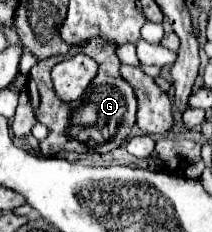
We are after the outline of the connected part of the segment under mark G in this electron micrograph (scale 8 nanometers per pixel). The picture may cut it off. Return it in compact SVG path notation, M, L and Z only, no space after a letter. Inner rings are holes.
M99 36L89 40L87 46L73 47L66 56L53 56L49 60L37 62L31 68L29 78L37 86L39 98L41 98L39 108L37 108L37 120L49 128L47 138L39 142L43 156L55 156L61 152L99 152L99 154L105 154L105 152L119 148L127 140L127 136L135 124L137 96L135 96L131 84L121 76L119 68L121 68L121 62L115 56L115 46L109 42L103 42ZM79 52L97 60L99 72L91 80L85 94L71 104L71 102L63 102L55 94L53 82L51 82L51 68ZM85 128L87 128L87 134L85 134Z

